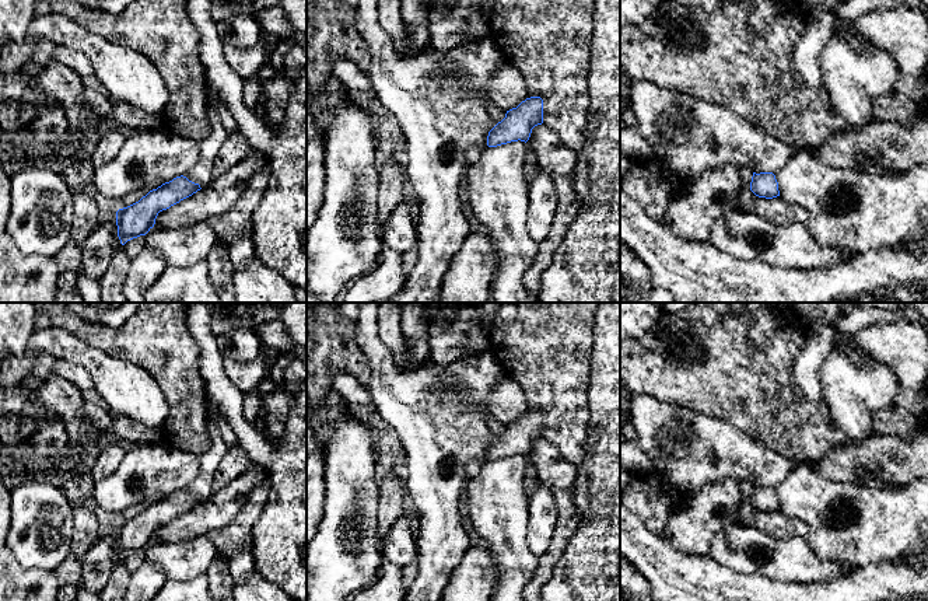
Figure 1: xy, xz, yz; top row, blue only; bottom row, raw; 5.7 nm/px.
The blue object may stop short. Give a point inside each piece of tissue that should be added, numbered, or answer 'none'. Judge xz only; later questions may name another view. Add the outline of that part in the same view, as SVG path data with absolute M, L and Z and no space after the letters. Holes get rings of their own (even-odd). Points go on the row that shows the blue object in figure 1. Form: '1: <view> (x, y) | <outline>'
none

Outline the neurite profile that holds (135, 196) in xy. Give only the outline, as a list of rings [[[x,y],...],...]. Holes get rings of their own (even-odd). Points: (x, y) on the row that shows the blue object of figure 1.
[[[154,181],[151,184],[148,184],[146,188],[140,189],[140,191],[134,191],[132,193],[127,193],[126,196],[123,196],[119,202],[115,203],[116,210],[127,207],[136,202],[139,202],[143,196],[146,196],[150,191],[157,189],[158,186],[161,186],[164,182],[162,181]]]

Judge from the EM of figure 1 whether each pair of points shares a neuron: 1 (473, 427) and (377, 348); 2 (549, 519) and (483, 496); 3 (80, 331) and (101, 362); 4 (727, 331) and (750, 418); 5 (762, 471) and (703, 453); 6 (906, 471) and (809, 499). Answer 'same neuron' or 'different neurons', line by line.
1: same neuron
2: different neurons
3: different neurons
4: same neuron
5: same neuron
6: different neurons

